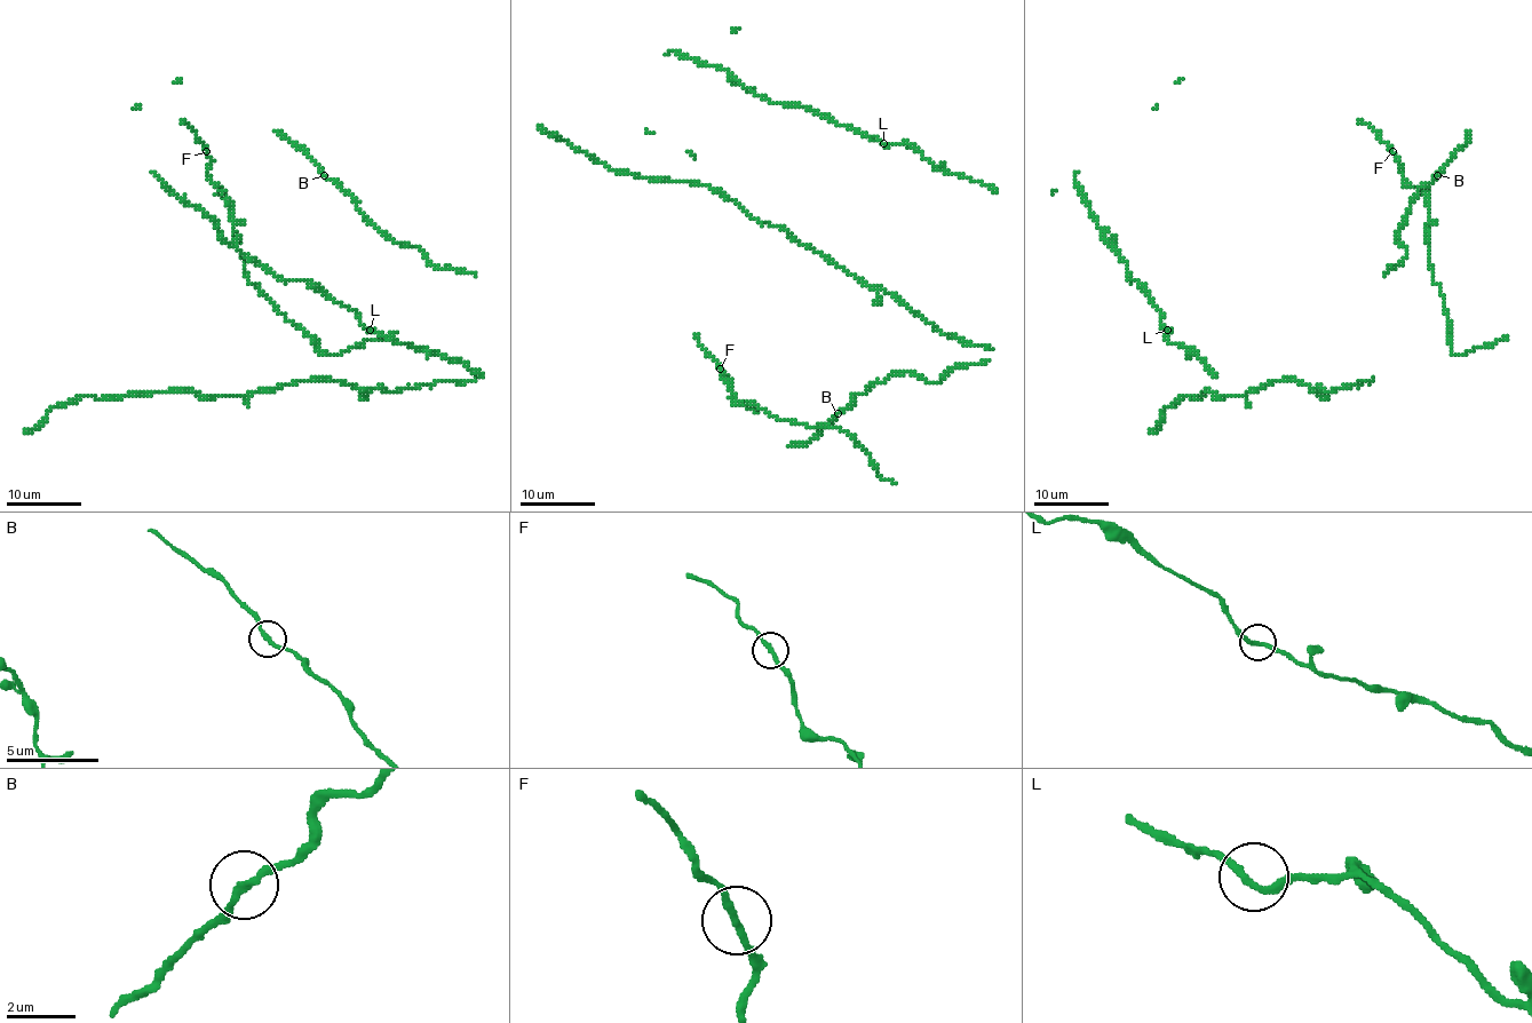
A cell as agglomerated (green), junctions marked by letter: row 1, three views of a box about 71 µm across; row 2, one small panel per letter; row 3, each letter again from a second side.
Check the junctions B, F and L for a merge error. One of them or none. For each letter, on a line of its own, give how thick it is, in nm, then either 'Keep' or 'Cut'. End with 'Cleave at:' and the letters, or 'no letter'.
B: Thickness 200 nm. Keep
F: Thickness 200 nm. Keep
L: Thickness 200 nm. Keep
Cleave at: no letter

